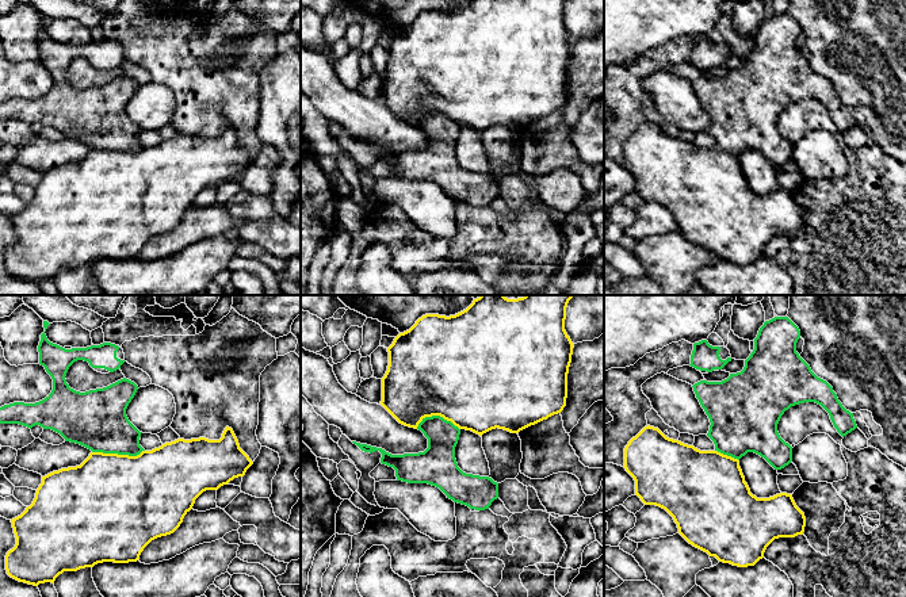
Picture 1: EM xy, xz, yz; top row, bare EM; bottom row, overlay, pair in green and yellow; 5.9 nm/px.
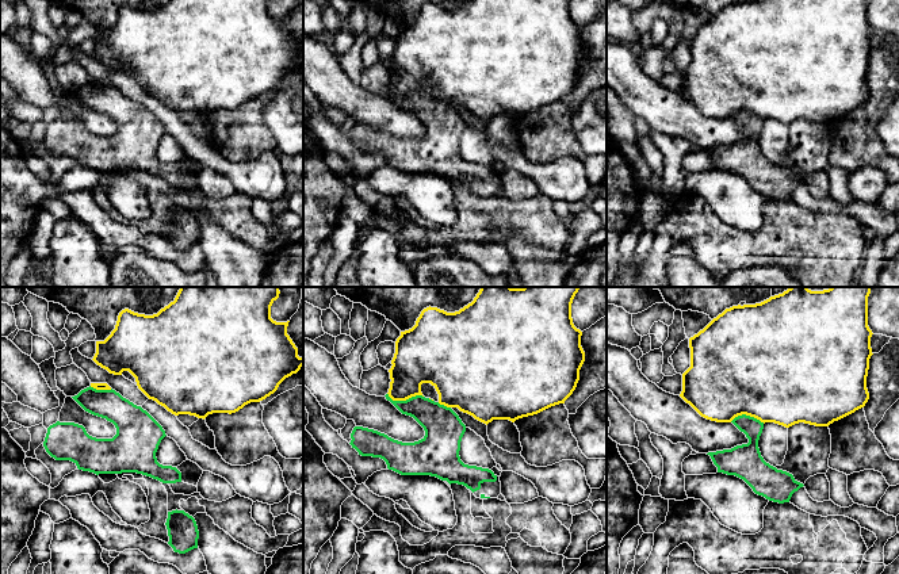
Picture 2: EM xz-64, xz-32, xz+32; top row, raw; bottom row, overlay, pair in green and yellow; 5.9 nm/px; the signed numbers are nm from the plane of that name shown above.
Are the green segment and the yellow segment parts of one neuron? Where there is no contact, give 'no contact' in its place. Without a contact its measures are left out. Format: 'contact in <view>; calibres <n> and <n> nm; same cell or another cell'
contact in xy; calibres 360 and 500 nm; another cell

